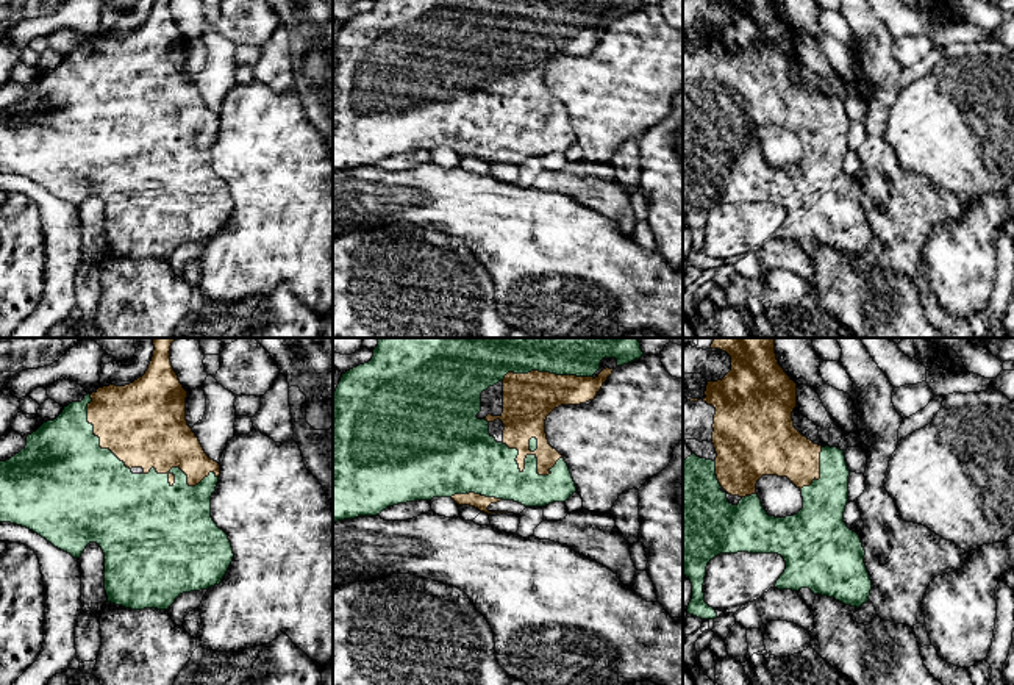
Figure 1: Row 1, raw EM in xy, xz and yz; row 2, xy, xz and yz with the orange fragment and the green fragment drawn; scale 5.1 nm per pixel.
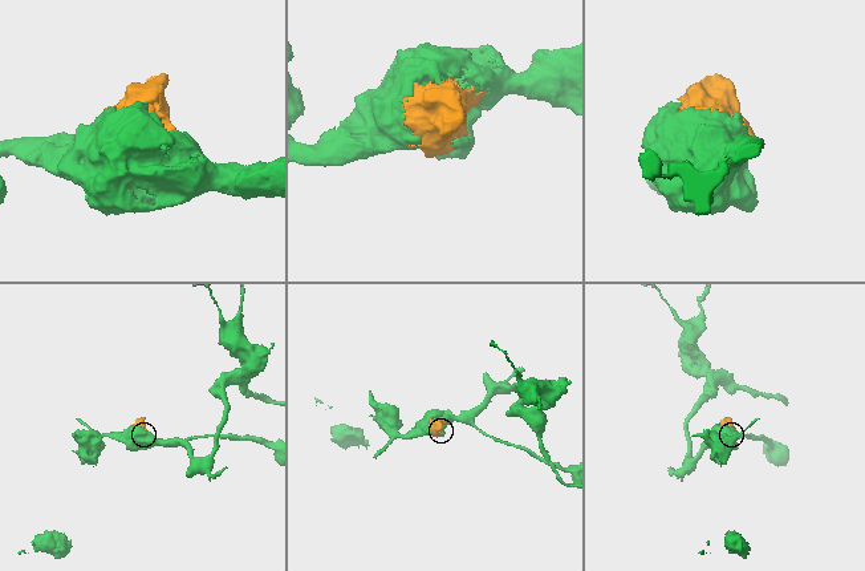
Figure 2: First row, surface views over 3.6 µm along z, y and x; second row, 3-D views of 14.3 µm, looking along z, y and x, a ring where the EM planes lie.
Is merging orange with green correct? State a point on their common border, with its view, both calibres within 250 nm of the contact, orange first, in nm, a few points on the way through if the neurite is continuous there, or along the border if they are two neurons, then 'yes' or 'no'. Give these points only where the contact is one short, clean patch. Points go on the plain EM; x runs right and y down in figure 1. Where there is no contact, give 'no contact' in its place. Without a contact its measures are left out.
xz (530, 104) | 240/280 nm | yes

